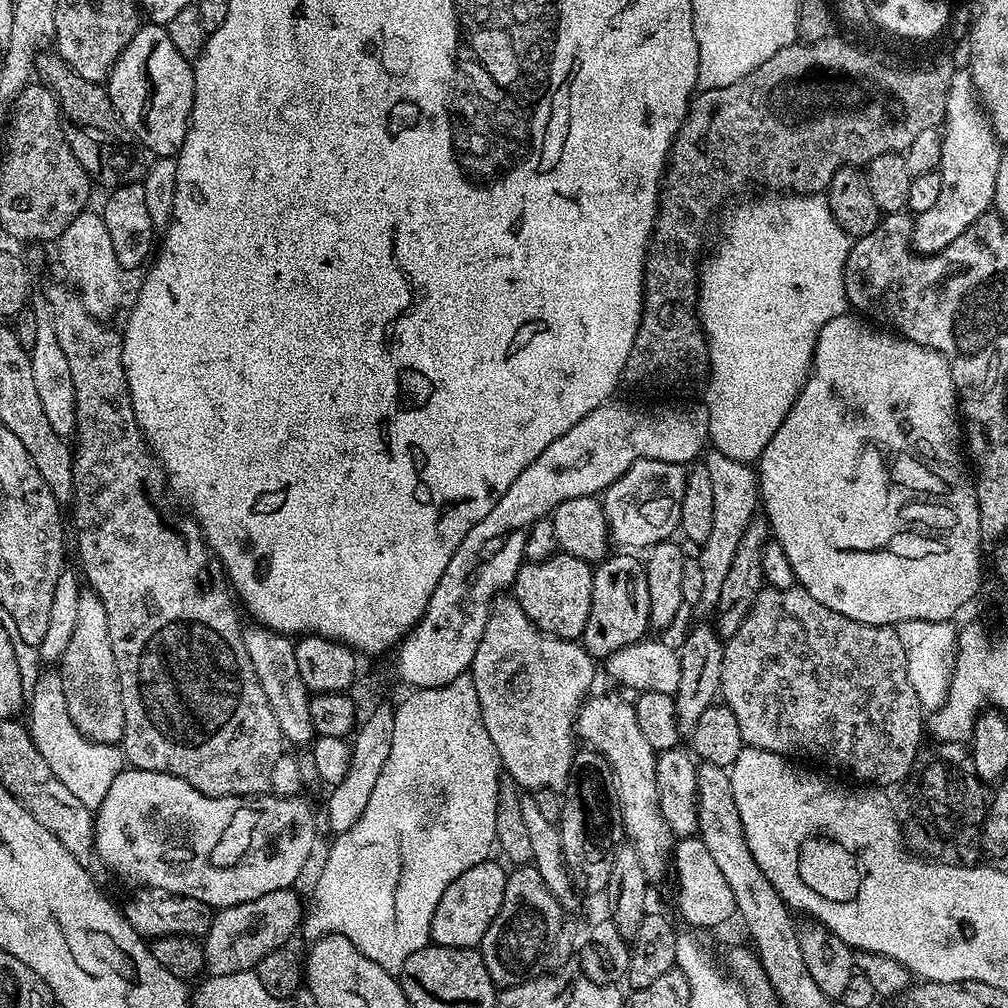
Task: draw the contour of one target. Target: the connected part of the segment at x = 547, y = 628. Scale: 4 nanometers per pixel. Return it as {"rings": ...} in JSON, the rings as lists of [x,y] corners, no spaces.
{"rings":[[[563,554],[551,556],[537,564],[525,562],[516,575],[514,598],[546,634],[579,641],[586,630],[586,618],[590,618],[593,571],[589,561]]]}

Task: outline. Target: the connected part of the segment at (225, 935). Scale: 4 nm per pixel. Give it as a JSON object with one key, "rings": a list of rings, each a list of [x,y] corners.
{"rings":[[[292,888],[270,890],[270,894],[262,894],[262,898],[219,909],[212,917],[210,930],[202,938],[207,975],[225,976],[253,971],[266,954],[289,943],[292,931],[301,927],[305,912],[305,905],[300,905],[300,896]]]}

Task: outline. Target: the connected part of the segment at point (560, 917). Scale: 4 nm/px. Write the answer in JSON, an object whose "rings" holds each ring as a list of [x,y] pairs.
{"rings":[[[516,866],[508,872],[506,890],[502,898],[502,906],[490,922],[482,942],[478,946],[480,956],[486,962],[486,970],[491,974],[492,981],[501,989],[512,987],[542,976],[547,969],[547,954],[550,952],[551,943],[558,938],[561,924],[565,923],[566,912],[560,901],[550,894],[546,882],[542,882],[542,874],[538,874],[535,866]]]}

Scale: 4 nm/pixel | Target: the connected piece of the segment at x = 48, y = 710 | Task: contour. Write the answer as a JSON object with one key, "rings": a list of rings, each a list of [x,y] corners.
{"rings":[[[59,671],[44,672],[36,680],[36,685],[31,685],[30,695],[26,700],[26,727],[32,735],[34,746],[42,758],[46,758],[46,766],[54,770],[57,778],[64,783],[82,802],[82,806],[98,809],[102,806],[102,798],[106,798],[106,790],[110,790],[110,782],[118,778],[118,774],[126,767],[124,753],[113,750],[109,745],[99,744],[86,738],[74,726],[70,718],[70,710],[66,710],[66,690],[62,690],[62,678]]]}

